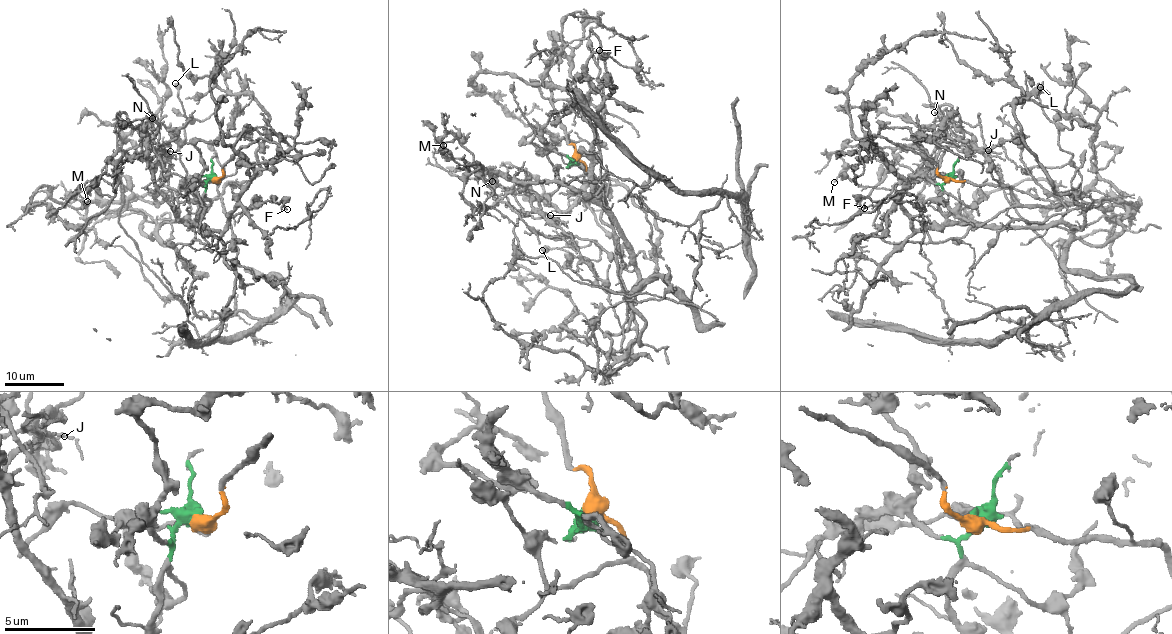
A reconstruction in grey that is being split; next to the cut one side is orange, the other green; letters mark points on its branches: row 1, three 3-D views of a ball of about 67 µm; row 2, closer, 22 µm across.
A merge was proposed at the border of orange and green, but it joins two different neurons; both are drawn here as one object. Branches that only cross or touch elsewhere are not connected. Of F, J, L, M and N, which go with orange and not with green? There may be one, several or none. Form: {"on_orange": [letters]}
{"on_orange": ["L"]}

